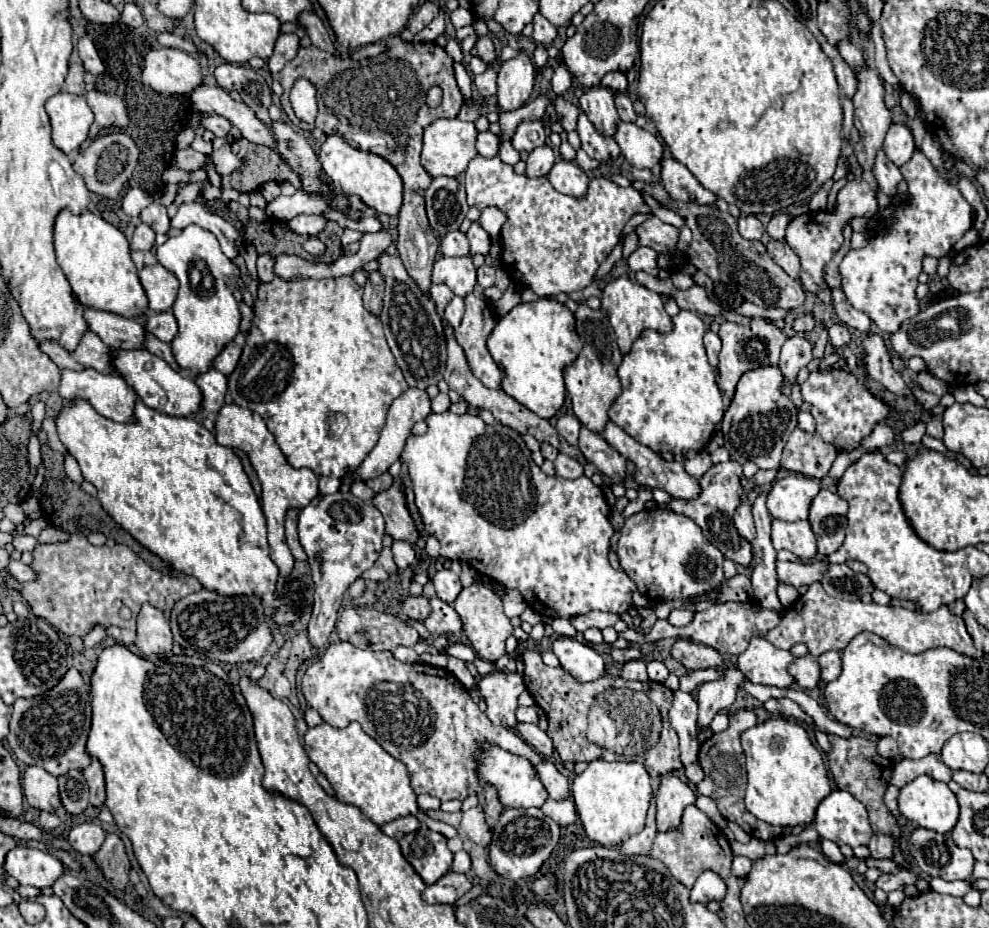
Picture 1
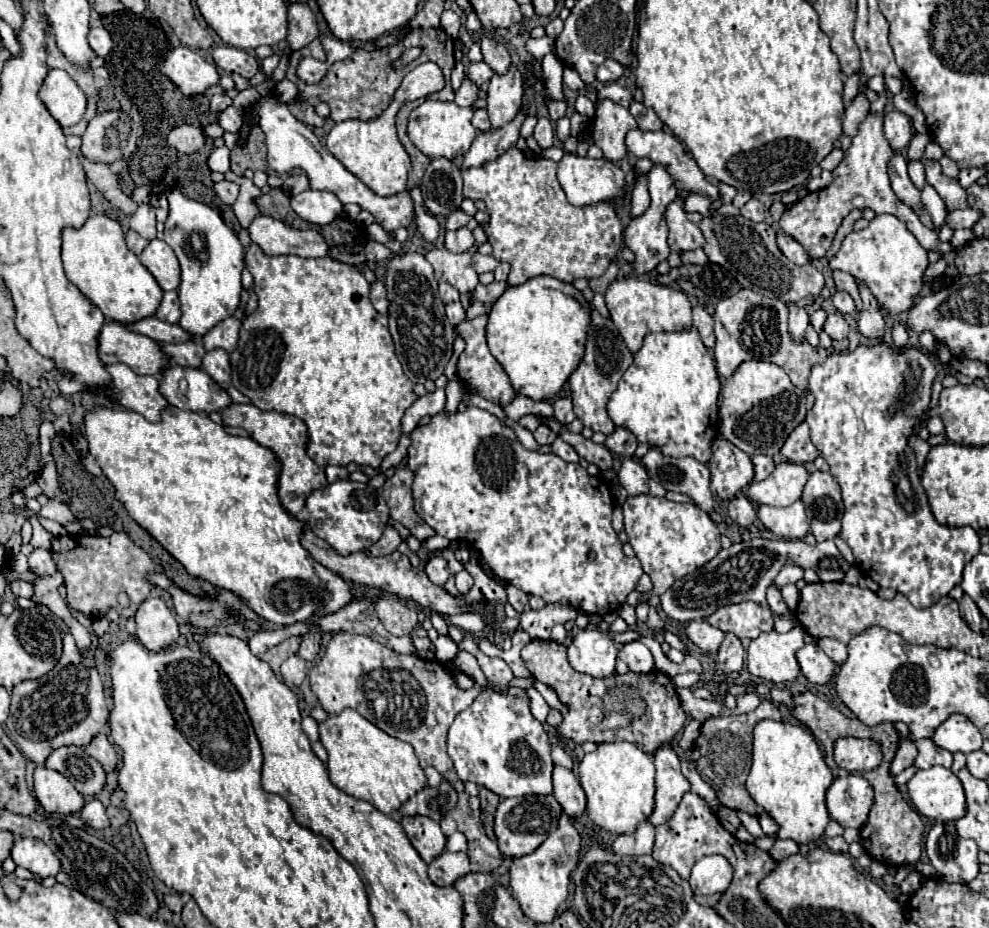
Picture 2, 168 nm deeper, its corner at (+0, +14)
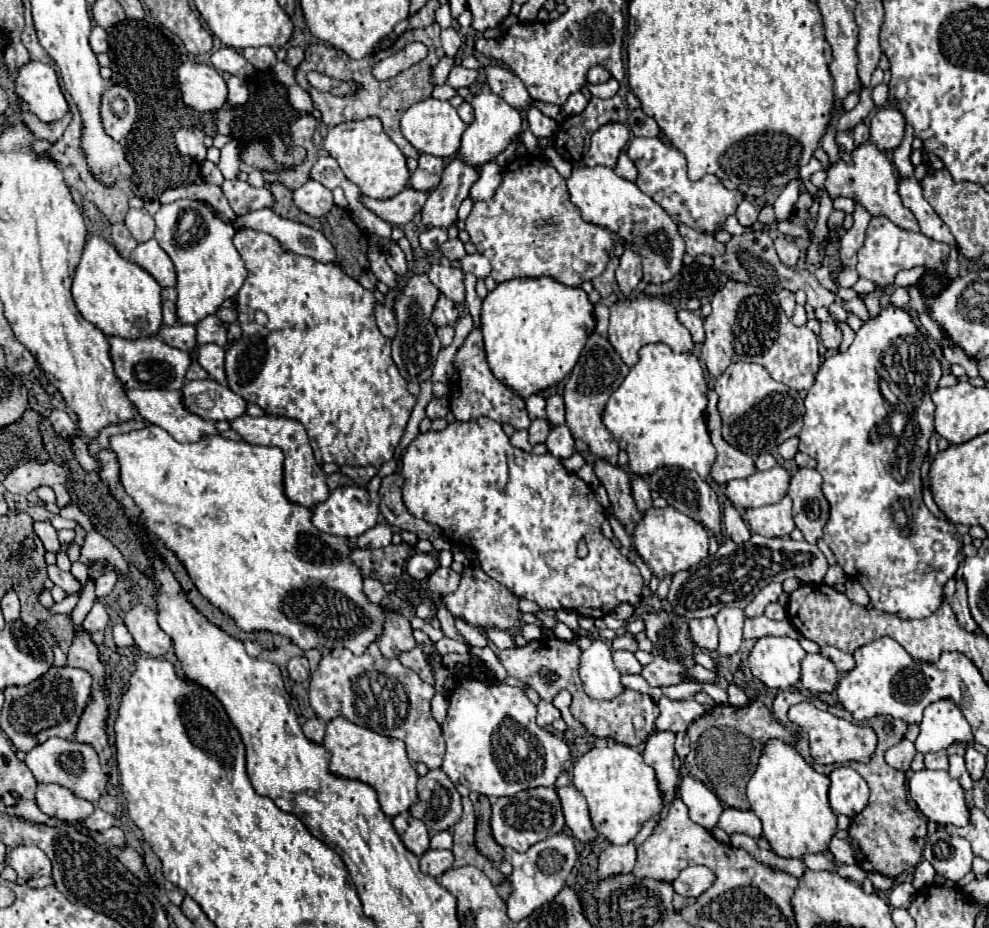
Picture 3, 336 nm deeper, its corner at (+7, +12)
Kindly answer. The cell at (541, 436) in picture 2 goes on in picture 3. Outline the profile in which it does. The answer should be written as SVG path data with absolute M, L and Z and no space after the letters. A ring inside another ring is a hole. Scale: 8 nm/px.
M534 419L528 433L530 433L530 443L536 445L536 443L544 443L546 437L548 437L548 431L550 431L550 425L546 423L546 419Z

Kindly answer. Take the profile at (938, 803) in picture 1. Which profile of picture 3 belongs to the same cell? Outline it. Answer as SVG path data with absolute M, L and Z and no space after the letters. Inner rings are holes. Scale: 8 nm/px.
M916 771L908 781L908 791L930 821L938 825L968 825L970 809L966 805L966 793L948 771Z

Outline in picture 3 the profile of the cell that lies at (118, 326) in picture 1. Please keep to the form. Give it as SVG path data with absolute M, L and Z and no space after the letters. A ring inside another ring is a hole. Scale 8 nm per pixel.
M174 325L174 327L162 327L160 337L170 347L178 347L182 351L194 351L196 349L196 329L194 325Z

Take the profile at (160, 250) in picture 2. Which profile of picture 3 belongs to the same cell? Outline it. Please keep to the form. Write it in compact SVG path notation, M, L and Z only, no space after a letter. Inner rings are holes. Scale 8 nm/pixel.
M150 239L146 243L140 243L130 259L146 269L158 283L160 287L174 287L176 285L176 269L166 251L156 243L156 239Z

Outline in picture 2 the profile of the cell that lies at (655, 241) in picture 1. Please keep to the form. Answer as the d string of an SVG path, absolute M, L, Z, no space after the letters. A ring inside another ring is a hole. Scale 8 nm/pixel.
M677 201L669 203L663 217L665 217L667 227L669 227L669 247L673 251L681 253L681 251L697 249L697 247L701 247L705 243L703 233L699 231L697 225L693 225L687 219L681 203L677 203Z

